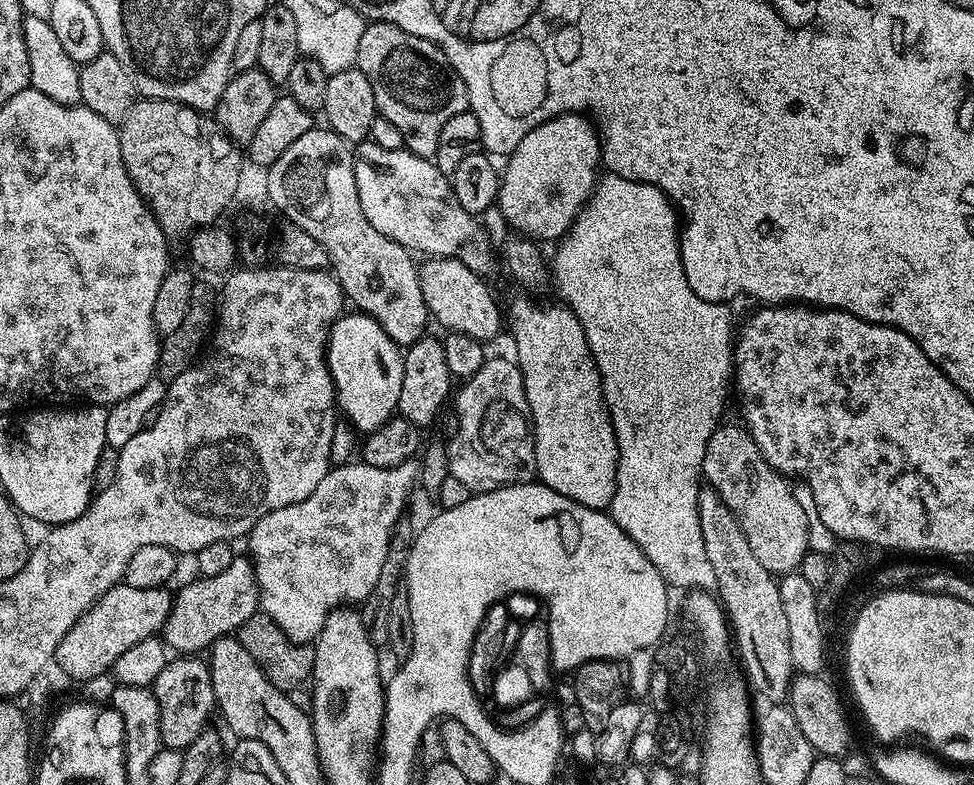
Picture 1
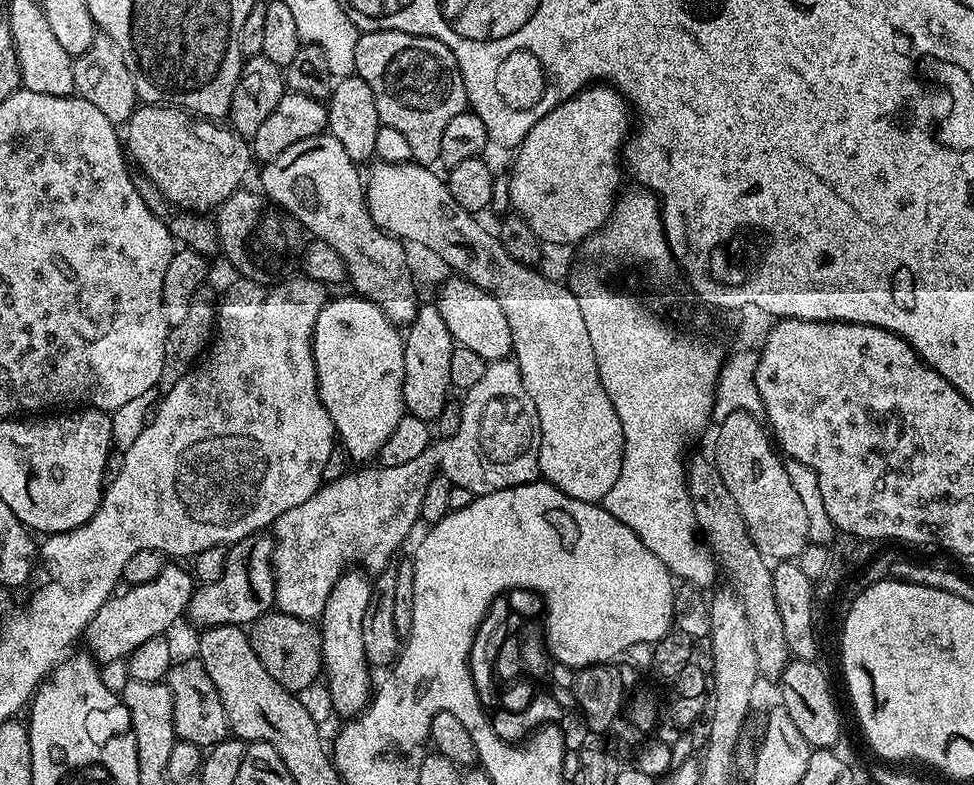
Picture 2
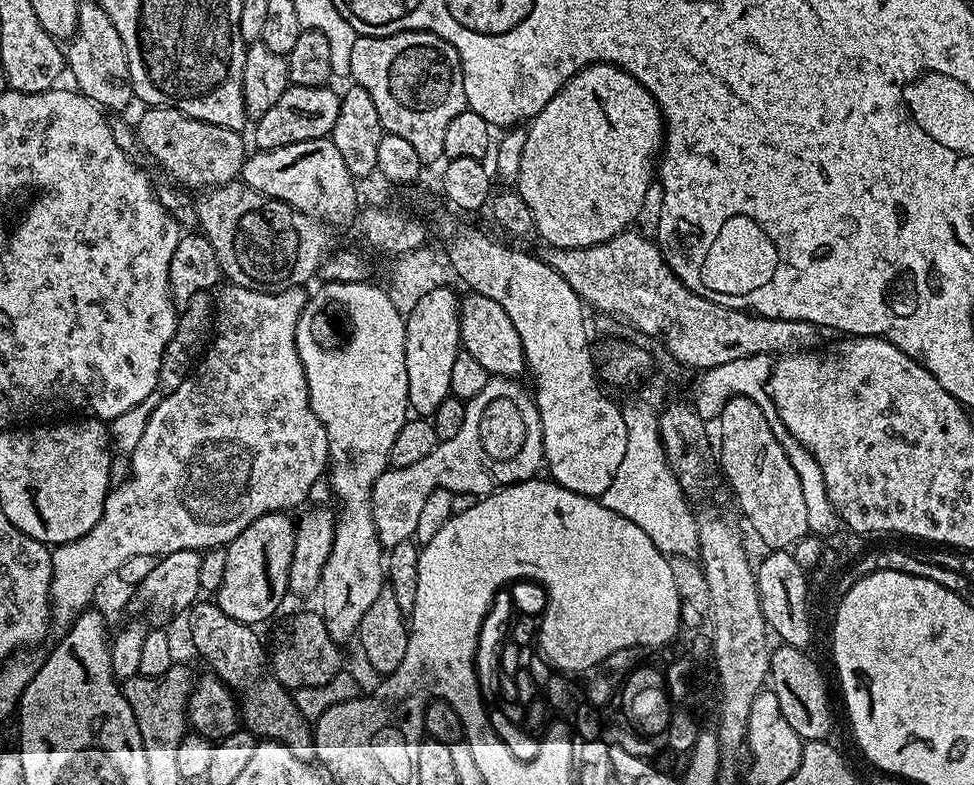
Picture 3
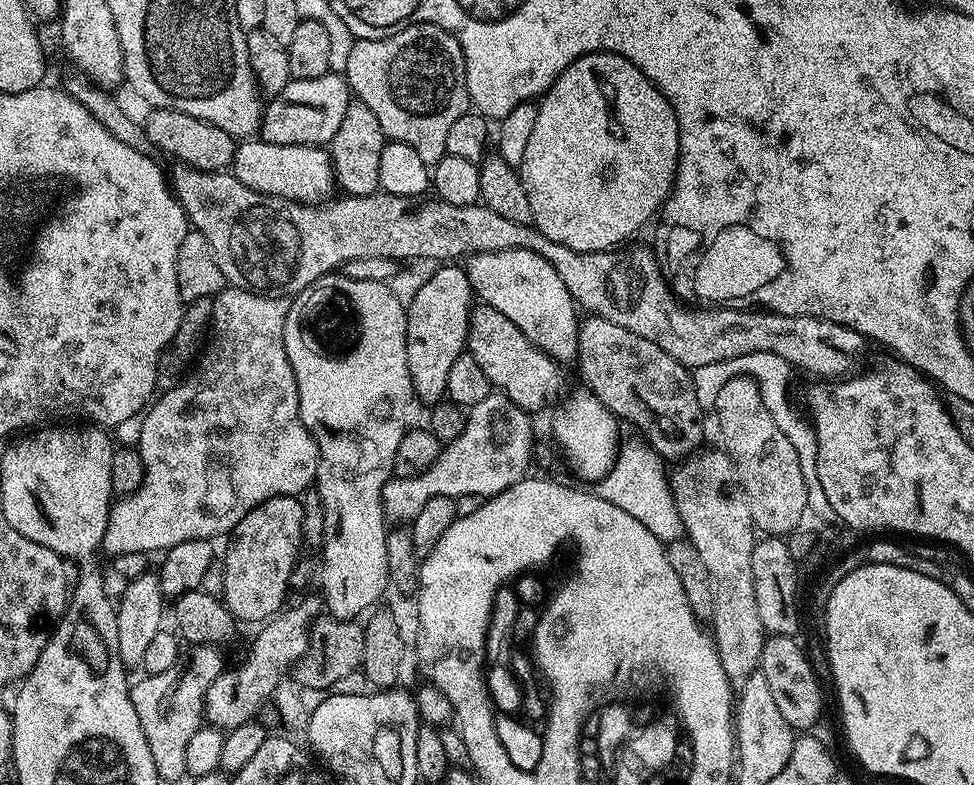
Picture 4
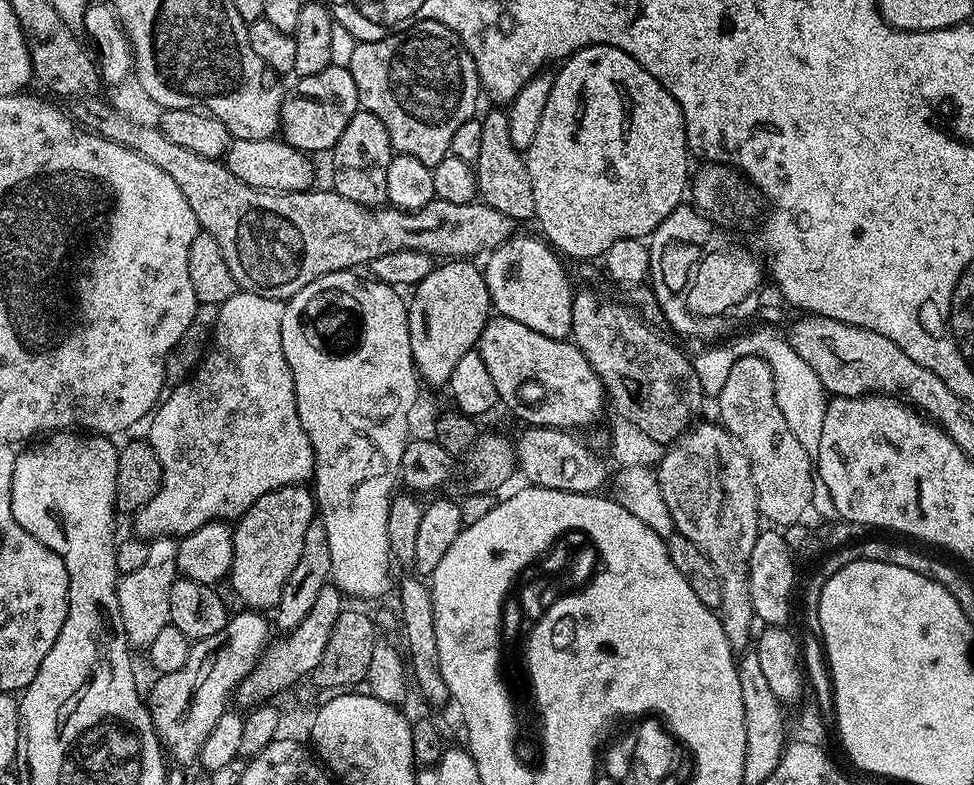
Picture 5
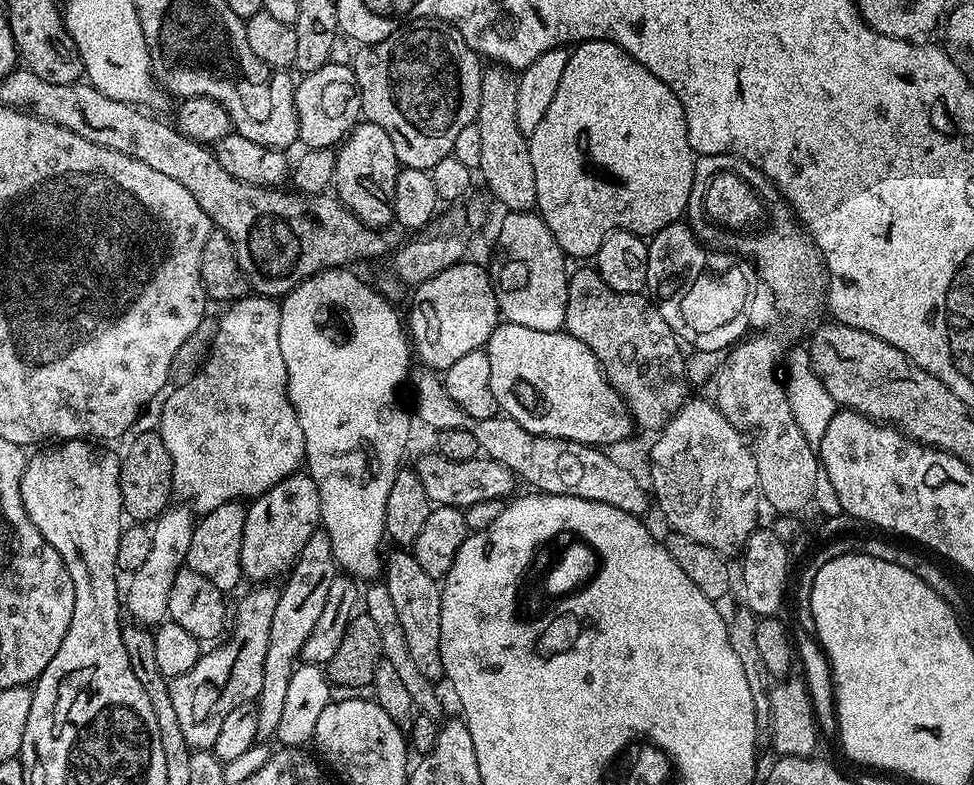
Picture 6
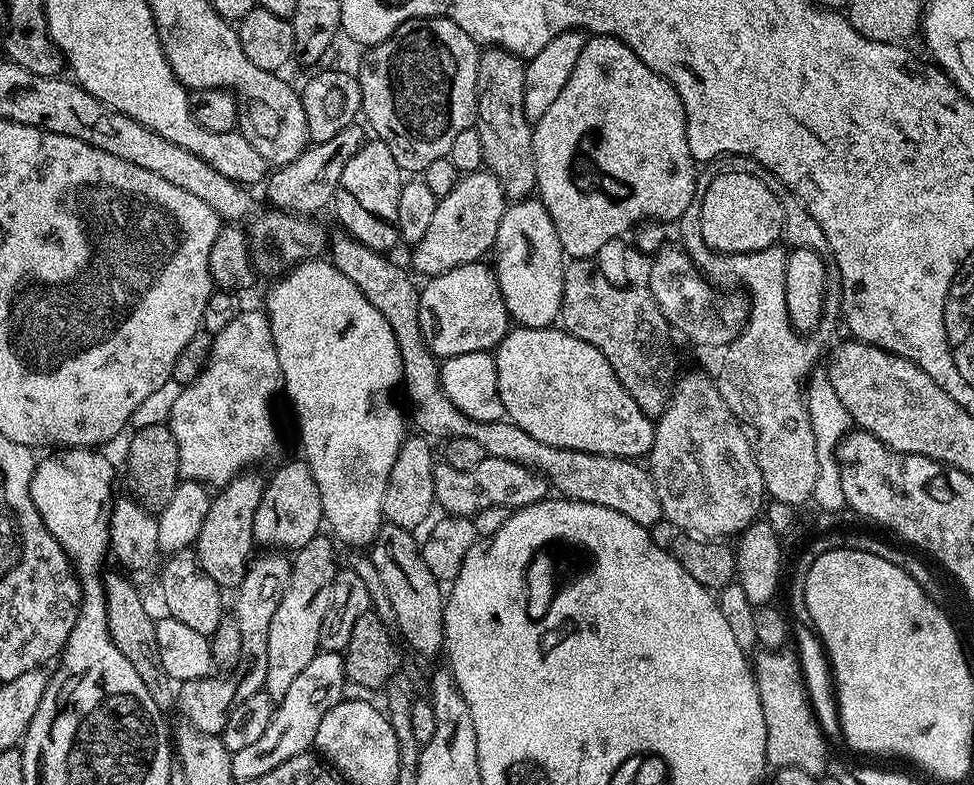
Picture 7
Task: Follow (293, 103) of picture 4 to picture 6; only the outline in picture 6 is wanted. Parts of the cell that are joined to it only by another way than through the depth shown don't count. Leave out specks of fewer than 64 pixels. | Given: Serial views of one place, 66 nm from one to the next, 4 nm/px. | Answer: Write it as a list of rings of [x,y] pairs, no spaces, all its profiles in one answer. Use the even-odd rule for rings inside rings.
[[[323,64],[318,70],[299,77],[295,85],[299,143],[305,149],[335,149],[361,119],[360,91],[356,73],[348,64]]]

